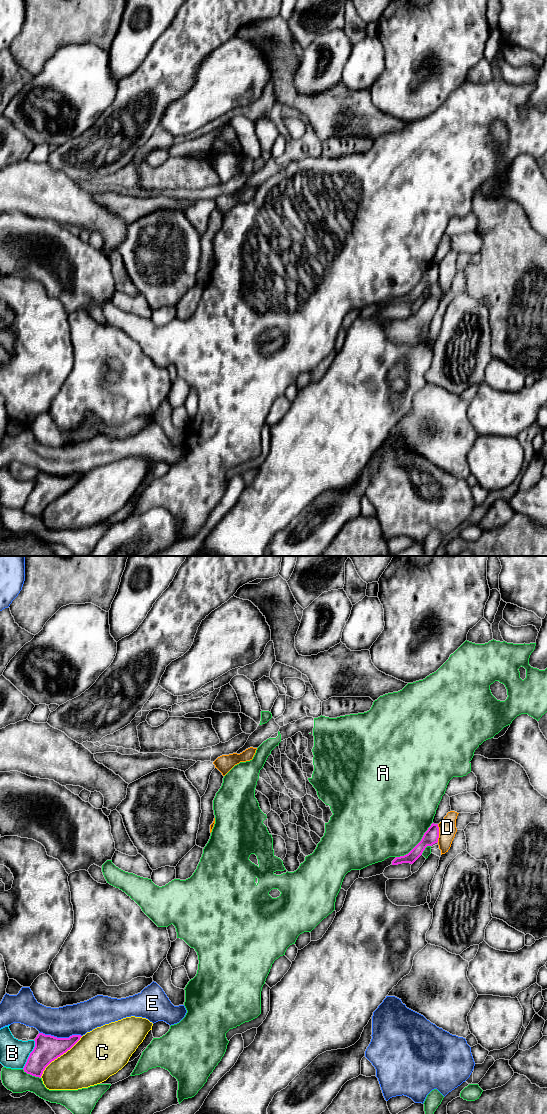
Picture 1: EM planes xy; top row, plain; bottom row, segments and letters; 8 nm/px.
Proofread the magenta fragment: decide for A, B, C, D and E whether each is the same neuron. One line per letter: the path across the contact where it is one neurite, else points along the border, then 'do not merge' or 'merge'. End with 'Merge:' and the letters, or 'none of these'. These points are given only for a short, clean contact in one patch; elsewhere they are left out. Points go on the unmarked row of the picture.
A: do not merge
B: do not merge
C: do not merge
D: do not merge
E: do not merge
Merge: none of these

